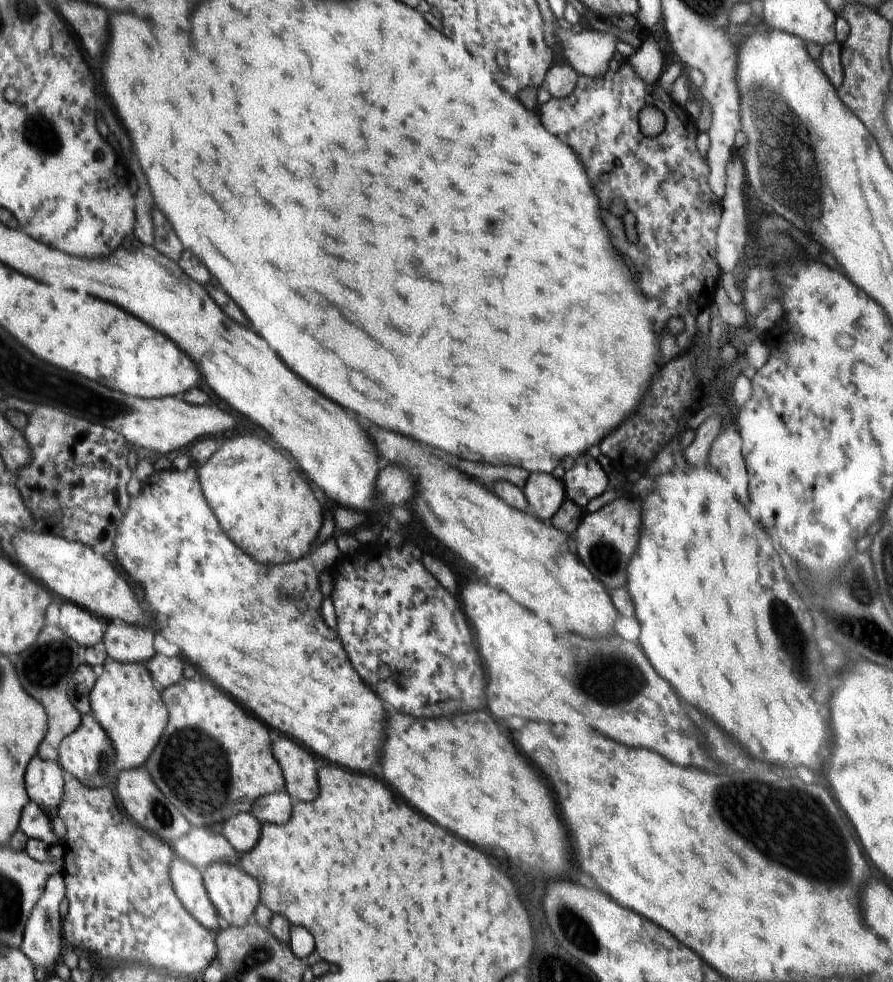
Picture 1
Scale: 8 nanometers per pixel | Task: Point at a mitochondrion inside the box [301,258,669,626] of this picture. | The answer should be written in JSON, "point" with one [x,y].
{"point":[605,560]}

